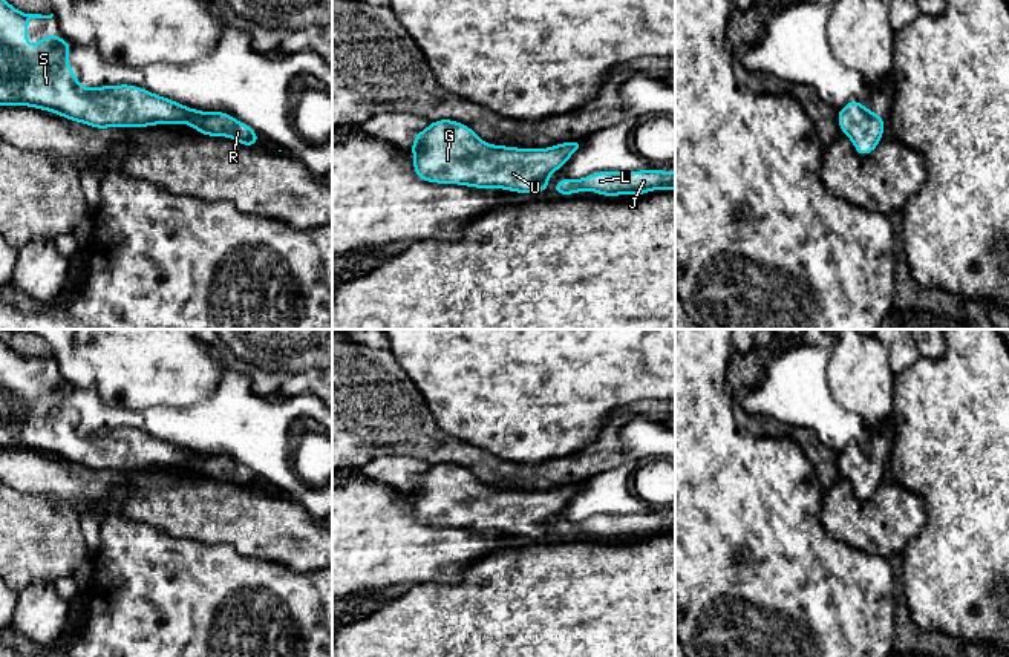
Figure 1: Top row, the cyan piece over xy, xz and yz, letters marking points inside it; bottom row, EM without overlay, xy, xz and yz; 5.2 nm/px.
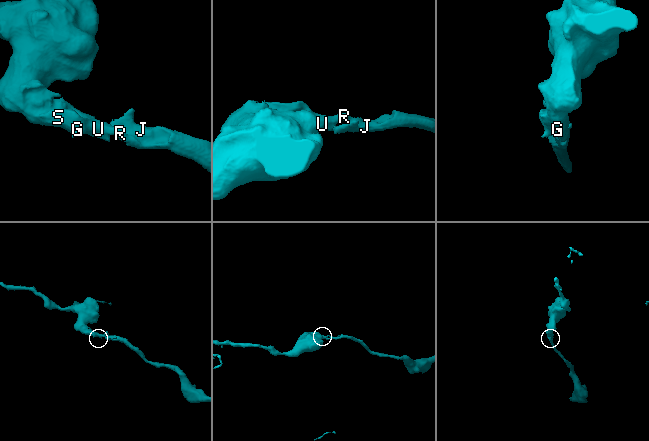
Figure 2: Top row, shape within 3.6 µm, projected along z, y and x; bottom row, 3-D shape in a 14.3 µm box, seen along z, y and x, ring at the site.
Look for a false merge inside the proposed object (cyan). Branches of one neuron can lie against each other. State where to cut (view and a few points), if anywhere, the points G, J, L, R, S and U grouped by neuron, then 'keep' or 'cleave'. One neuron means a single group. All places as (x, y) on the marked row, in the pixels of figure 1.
cut none; groups G J L R S U; keep

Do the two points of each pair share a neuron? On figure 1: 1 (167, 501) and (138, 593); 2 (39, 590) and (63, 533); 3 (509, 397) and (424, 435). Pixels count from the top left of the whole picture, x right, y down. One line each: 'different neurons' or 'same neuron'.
1: different neurons
2: different neurons
3: different neurons

